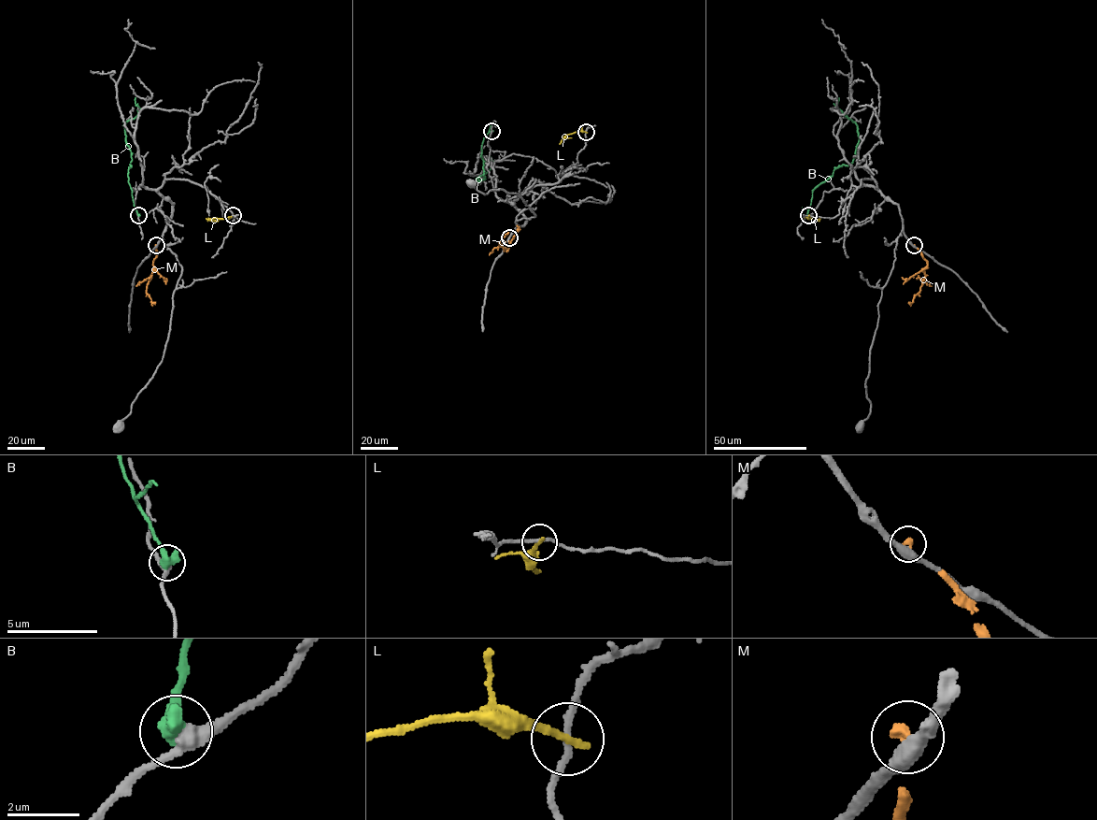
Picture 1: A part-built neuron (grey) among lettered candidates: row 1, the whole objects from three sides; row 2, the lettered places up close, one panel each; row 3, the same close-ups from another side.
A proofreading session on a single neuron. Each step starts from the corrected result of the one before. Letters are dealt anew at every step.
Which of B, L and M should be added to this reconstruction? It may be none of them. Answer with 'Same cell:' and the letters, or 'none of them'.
Same cell: none of them

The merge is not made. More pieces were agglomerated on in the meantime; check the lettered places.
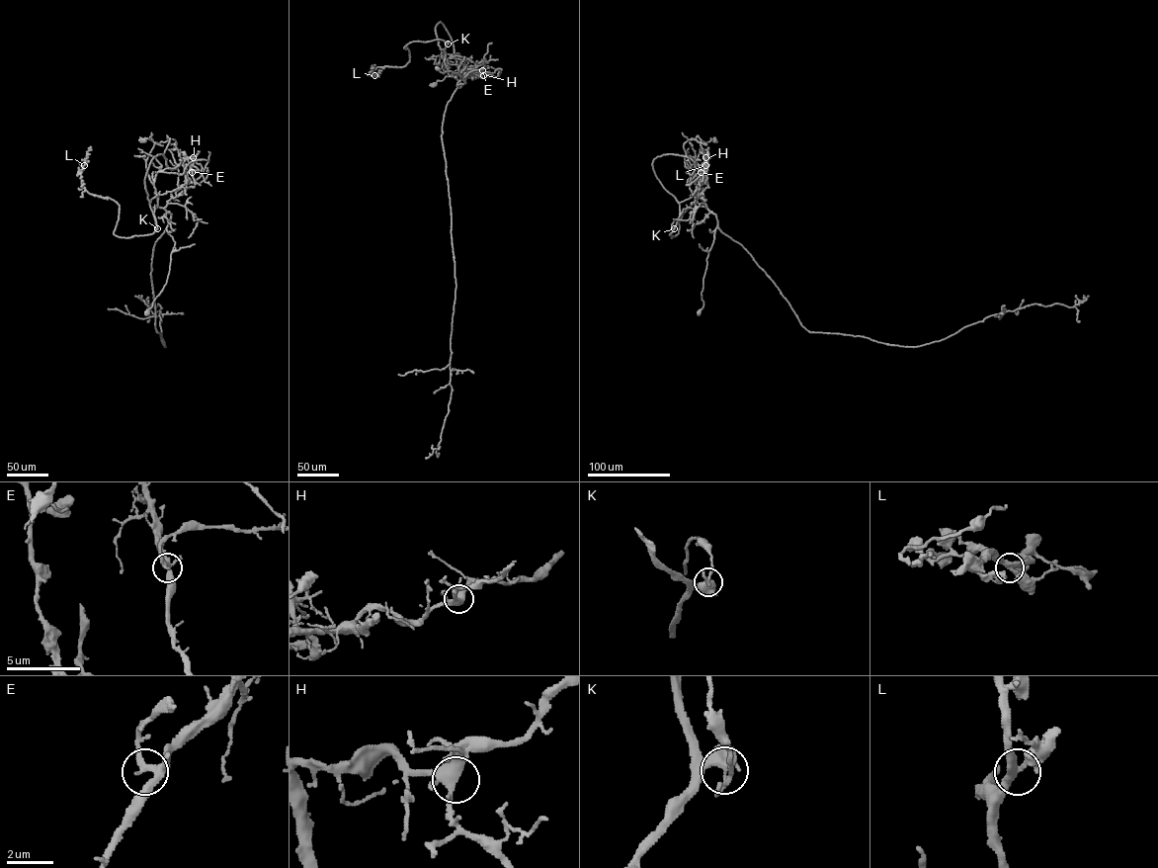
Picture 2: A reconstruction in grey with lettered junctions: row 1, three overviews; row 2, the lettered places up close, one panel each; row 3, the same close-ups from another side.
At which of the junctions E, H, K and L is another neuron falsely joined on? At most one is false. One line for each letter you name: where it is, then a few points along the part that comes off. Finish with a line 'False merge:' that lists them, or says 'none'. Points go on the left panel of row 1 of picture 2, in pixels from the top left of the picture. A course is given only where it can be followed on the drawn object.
K: at (157, 228); foreign part runs (157, 228), (144, 181), (154, 156), (162, 154), (171, 169), (186, 157), (192, 171), (200, 170), (211, 186)
False merge: K

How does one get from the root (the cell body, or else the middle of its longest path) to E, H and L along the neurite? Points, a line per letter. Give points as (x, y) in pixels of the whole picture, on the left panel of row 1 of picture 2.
E: (143, 140), (149, 138), (159, 143), (170, 138), (163, 154), (166, 164), (175, 169), (186, 157), (192, 172)
H: (143, 140), (149, 138), (159, 143), (170, 138), (163, 155), (171, 169), (185, 158), (193, 157)
L: (143, 140), (170, 138), (144, 180), (152, 233), (116, 235), (119, 205), (85, 189), (84, 165)

